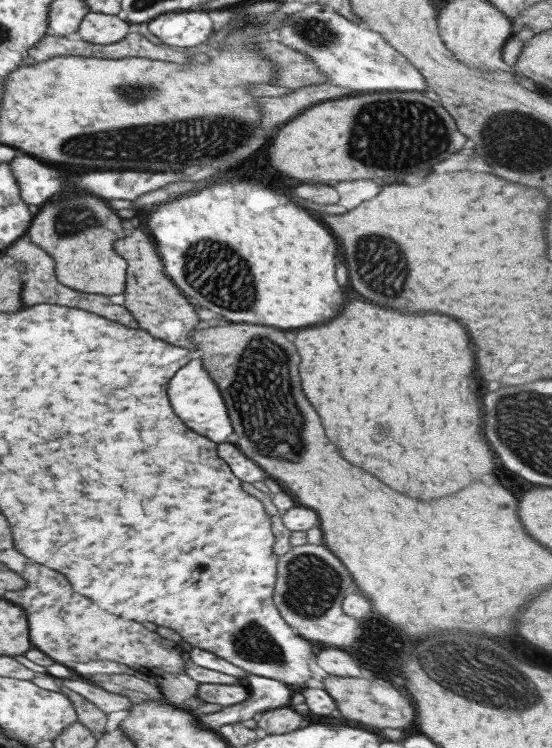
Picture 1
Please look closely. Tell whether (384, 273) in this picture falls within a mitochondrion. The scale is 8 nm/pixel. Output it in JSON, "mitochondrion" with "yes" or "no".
{"mitochondrion":"yes"}

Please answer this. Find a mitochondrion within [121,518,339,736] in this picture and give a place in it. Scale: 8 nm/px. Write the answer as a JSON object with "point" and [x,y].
{"point":[252,642]}

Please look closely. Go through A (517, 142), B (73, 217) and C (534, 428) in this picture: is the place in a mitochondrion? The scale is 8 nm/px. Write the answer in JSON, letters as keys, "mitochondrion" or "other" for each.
{"A":"mitochondrion","B":"mitochondrion","C":"mitochondrion"}

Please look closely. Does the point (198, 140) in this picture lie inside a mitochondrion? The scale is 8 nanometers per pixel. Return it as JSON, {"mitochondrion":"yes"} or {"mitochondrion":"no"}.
{"mitochondrion":"yes"}

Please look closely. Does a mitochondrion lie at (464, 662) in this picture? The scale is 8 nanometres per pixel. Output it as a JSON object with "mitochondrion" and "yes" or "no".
{"mitochondrion":"yes"}

